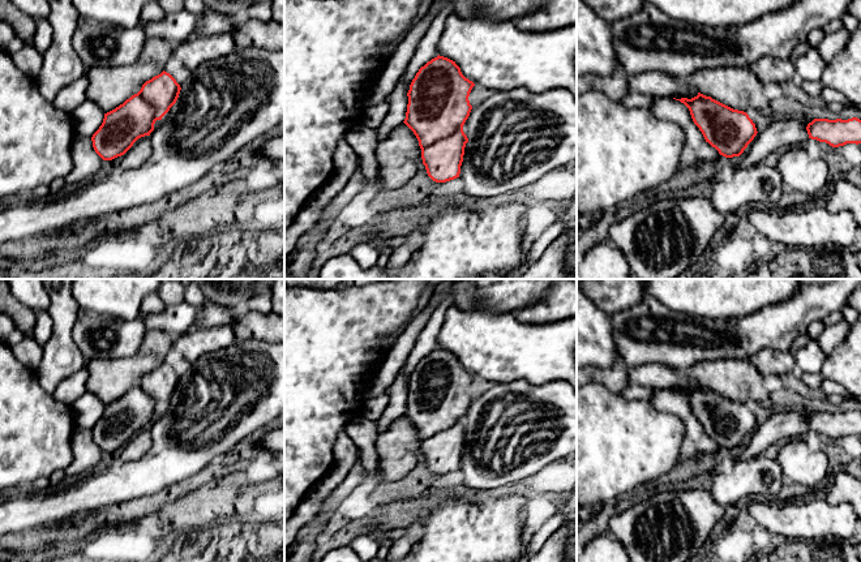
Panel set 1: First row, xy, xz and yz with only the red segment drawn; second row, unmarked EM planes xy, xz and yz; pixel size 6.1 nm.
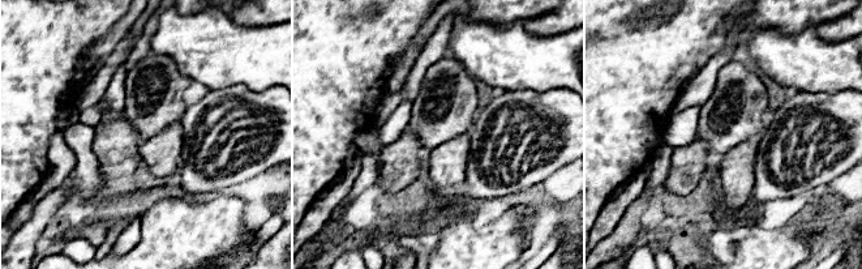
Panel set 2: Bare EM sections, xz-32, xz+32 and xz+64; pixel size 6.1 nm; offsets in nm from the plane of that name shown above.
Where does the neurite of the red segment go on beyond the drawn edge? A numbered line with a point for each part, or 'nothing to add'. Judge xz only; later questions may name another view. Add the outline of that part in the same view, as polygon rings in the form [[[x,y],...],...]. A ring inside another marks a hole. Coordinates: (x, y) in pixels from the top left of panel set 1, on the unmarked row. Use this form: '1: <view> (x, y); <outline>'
1: xz (399, 446); [[[404,415],[377,436],[376,450],[380,459],[378,484],[403,479],[423,455],[419,433]]]

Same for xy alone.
1: xy (108, 378); [[[157,329],[146,331],[141,348],[127,359],[94,359],[85,364],[89,377],[86,391],[107,406],[137,386],[142,377],[164,362],[172,348],[170,333]]]

